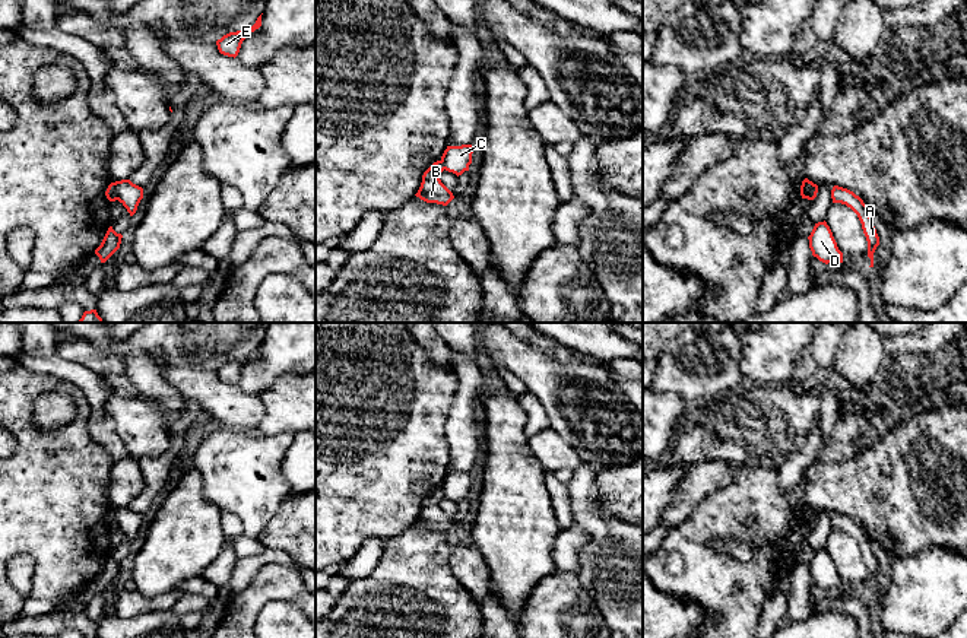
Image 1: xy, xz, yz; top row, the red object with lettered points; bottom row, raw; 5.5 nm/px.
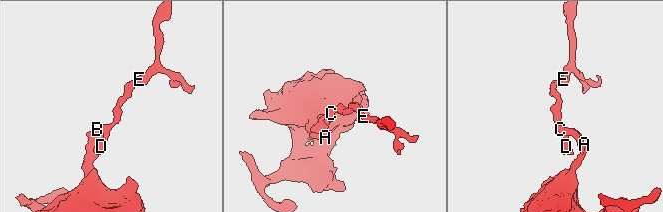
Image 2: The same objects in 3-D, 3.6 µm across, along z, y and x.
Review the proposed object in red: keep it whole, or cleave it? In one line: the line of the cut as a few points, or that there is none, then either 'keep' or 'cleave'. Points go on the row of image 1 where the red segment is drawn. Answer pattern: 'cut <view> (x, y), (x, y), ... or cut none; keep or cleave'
cut xy (113, 183), (117, 199); cleave

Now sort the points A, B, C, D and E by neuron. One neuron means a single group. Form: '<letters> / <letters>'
A B / C D E

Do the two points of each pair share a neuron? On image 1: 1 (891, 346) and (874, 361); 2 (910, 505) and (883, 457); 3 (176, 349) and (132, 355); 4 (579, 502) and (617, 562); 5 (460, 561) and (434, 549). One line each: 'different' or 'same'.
1: different
2: same
3: different
4: same
5: different

